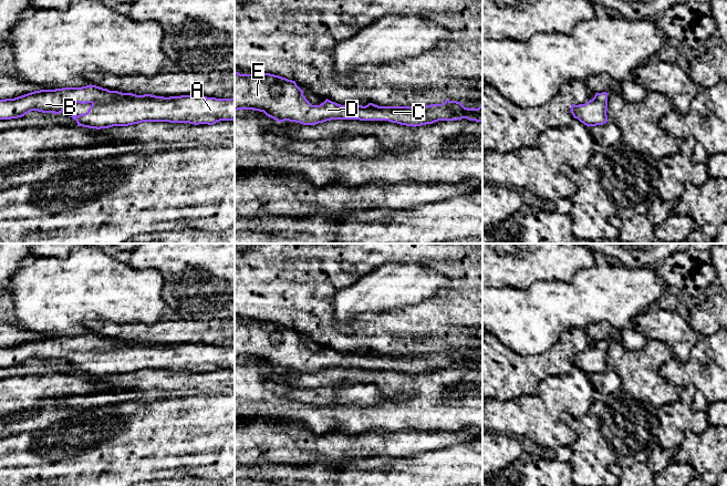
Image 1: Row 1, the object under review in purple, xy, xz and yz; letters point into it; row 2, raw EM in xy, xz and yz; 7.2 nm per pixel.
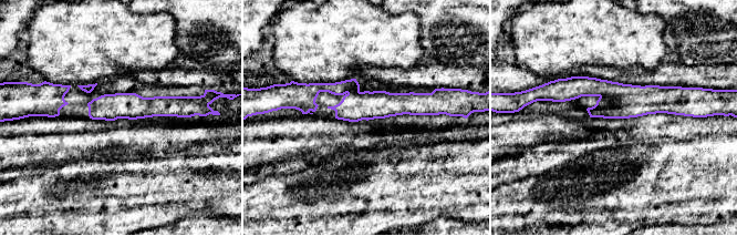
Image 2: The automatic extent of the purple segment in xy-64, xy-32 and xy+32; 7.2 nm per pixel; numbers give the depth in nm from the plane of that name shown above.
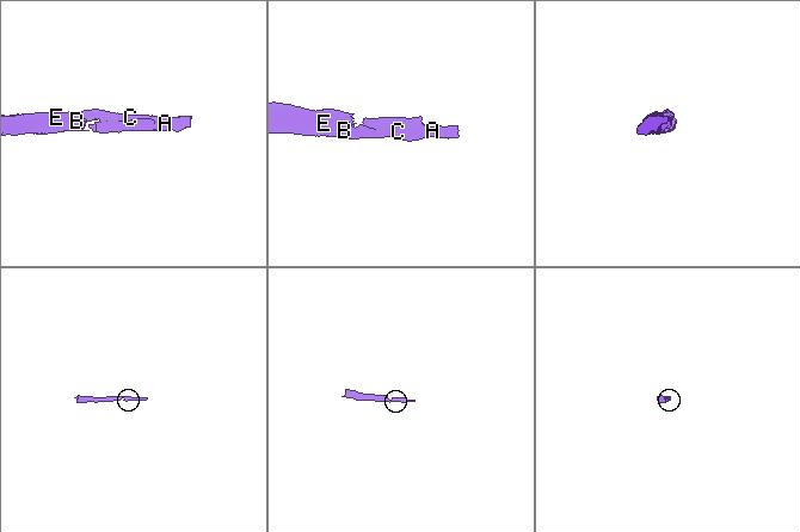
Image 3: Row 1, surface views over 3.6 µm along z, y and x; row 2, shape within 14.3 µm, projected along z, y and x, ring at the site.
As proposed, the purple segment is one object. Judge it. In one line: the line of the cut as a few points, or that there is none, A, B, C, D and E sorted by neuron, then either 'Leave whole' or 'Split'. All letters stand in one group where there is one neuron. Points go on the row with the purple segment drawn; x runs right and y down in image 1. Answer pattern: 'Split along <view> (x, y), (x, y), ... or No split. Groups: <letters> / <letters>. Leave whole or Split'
No split. Groups: A B C D E. Leave whole

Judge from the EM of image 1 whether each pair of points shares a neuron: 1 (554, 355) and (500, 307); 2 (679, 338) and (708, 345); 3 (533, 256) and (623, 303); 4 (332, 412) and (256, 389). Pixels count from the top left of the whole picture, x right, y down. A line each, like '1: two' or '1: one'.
1: two
2: two
3: two
4: one

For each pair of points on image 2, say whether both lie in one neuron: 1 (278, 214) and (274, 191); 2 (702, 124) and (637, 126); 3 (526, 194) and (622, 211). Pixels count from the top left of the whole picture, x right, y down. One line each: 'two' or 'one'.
1: one
2: one
3: one

